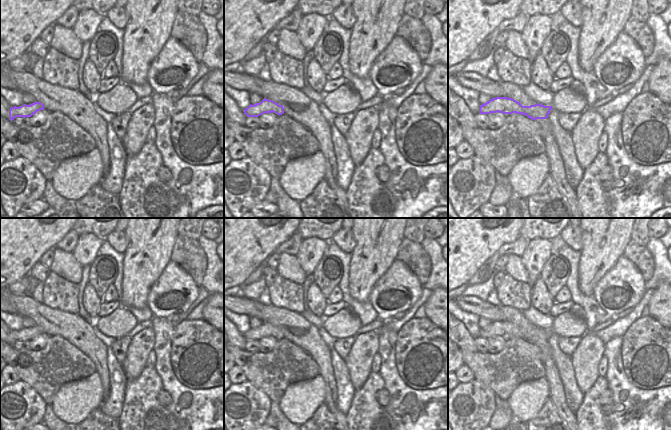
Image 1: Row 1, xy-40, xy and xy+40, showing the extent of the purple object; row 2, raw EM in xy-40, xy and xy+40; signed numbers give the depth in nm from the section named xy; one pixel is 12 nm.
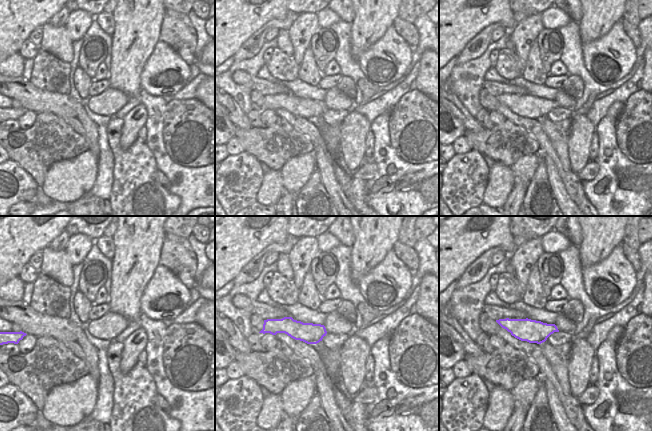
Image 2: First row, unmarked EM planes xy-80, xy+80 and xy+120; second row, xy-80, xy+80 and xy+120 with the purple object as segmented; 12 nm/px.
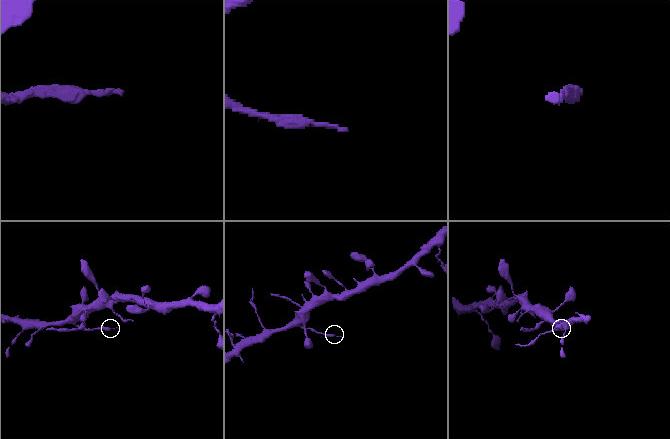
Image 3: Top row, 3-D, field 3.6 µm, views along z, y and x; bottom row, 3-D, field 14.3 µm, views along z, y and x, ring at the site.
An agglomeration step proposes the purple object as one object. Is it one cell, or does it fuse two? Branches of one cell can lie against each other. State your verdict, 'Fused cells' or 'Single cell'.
Fused cells

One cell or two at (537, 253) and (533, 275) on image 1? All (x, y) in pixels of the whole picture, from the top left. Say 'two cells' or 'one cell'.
one cell

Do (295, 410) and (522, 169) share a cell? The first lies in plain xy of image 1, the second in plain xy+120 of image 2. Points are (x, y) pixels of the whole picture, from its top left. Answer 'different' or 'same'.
same

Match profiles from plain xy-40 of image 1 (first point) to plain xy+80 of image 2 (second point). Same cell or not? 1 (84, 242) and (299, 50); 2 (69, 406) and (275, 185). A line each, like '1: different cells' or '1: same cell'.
1: same cell
2: different cells

